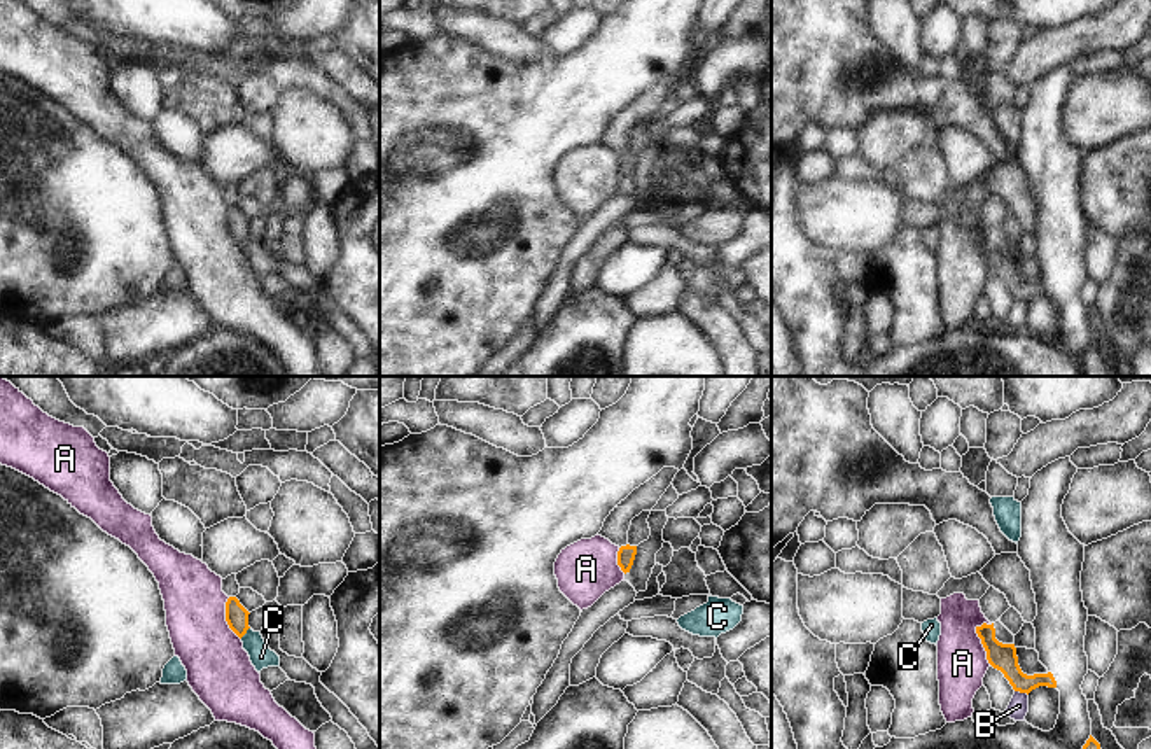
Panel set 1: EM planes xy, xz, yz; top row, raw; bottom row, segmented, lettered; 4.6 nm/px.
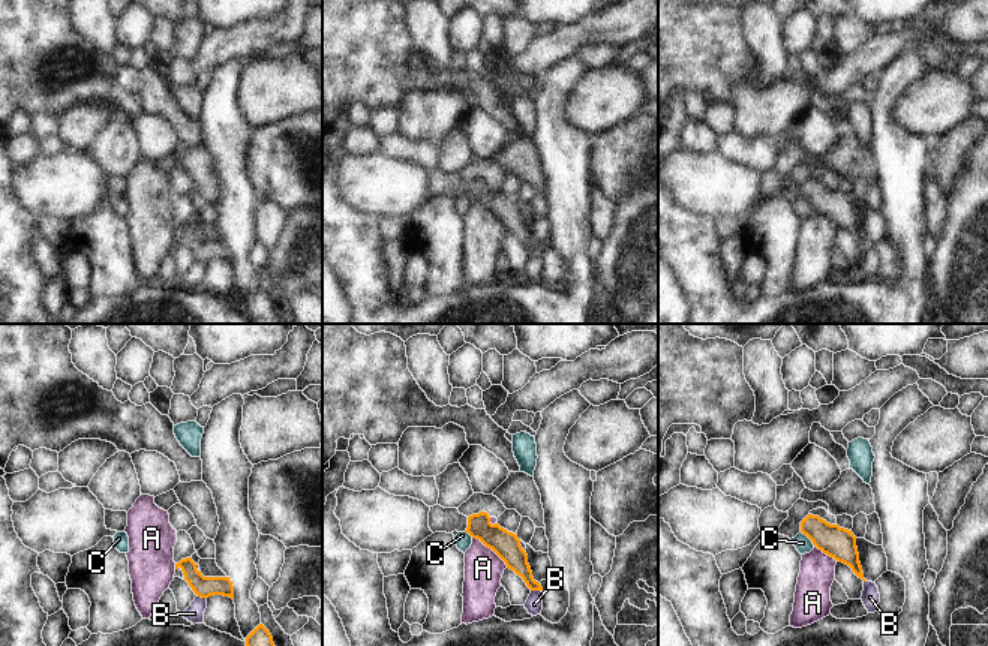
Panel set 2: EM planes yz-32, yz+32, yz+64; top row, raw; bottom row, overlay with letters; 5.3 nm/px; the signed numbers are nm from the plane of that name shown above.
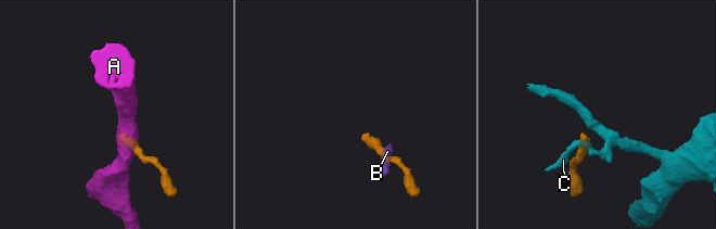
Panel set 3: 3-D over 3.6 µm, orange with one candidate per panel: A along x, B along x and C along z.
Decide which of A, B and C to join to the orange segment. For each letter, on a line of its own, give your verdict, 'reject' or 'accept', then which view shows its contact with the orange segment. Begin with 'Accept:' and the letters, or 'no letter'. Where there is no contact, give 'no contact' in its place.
Accept: no letter
A: reject; meets orange in yz
B: reject; meets orange in yz
C: reject; meets orange in xy

